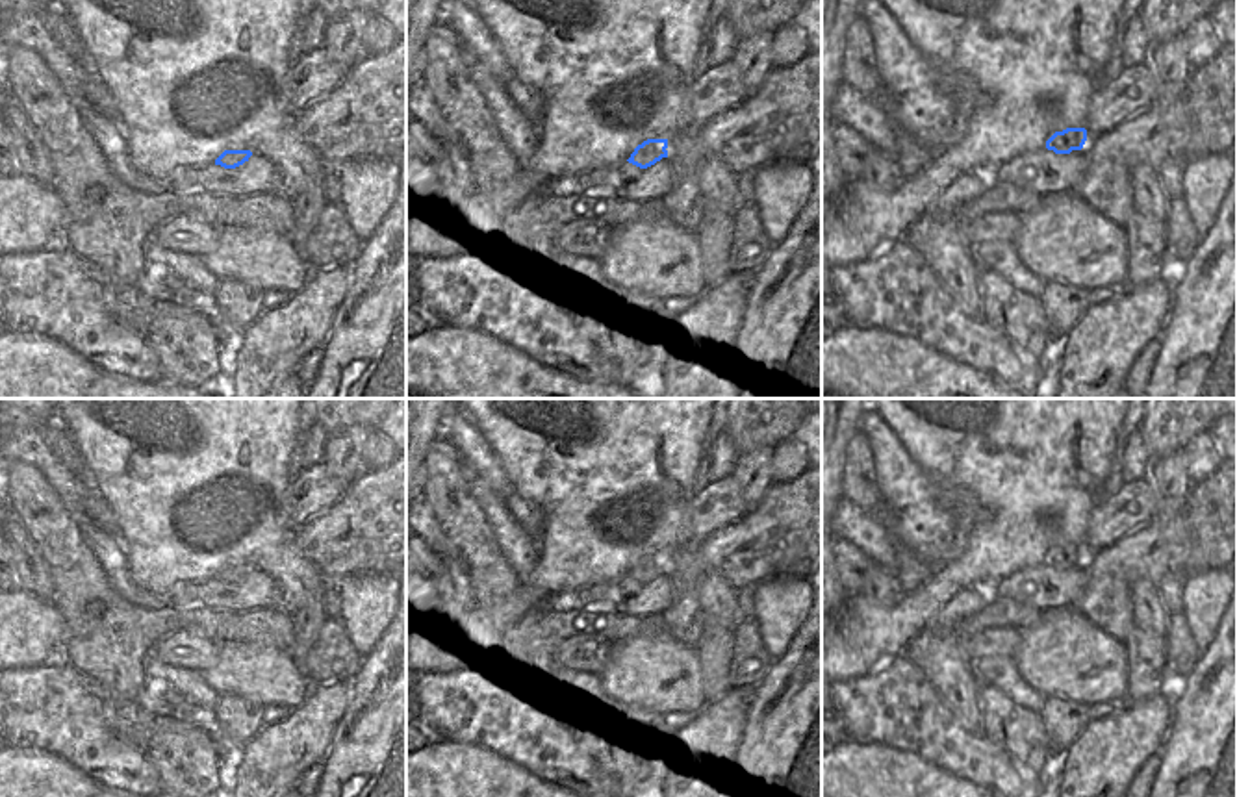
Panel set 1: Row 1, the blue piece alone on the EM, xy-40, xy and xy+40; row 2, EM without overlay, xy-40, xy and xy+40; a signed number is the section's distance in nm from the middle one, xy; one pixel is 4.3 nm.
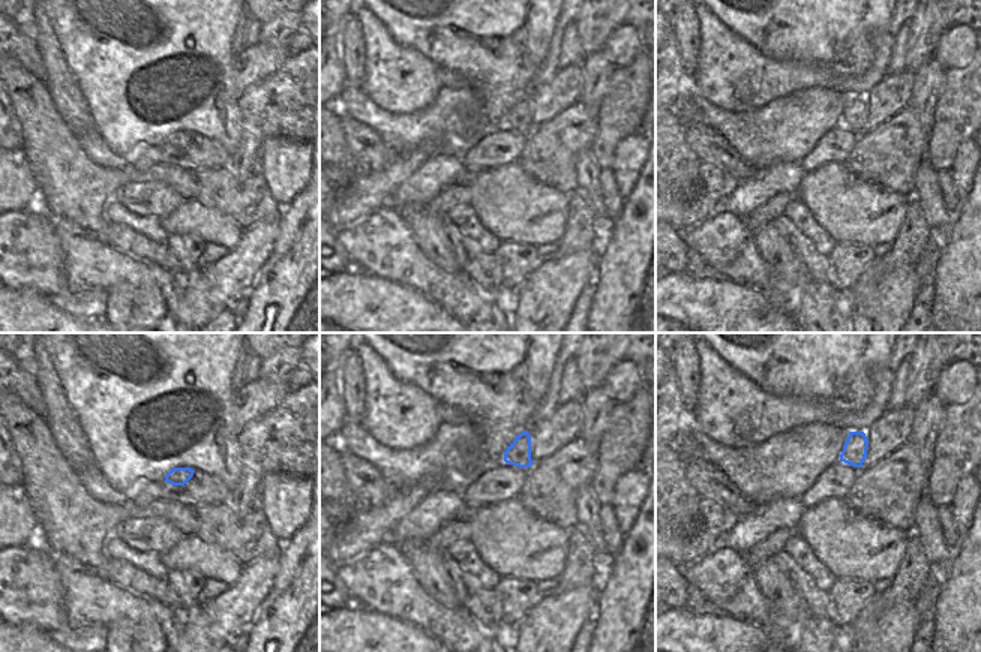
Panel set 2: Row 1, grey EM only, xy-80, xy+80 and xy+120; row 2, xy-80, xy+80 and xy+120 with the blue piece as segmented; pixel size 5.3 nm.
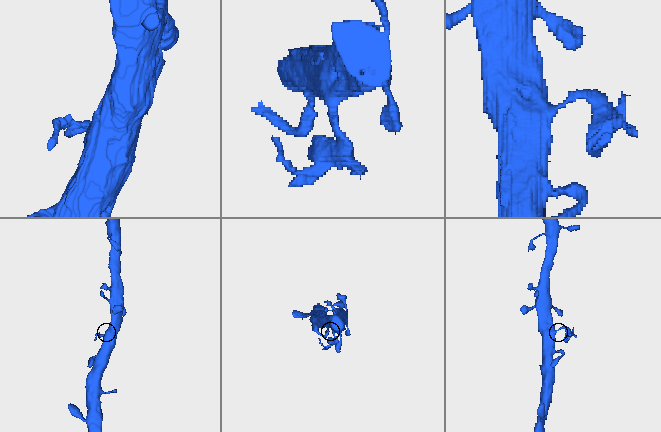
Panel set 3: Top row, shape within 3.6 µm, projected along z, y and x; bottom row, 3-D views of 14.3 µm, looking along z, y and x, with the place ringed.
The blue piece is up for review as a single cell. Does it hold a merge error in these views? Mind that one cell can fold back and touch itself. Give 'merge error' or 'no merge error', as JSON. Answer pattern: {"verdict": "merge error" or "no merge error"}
{"verdict": "merge error"}

